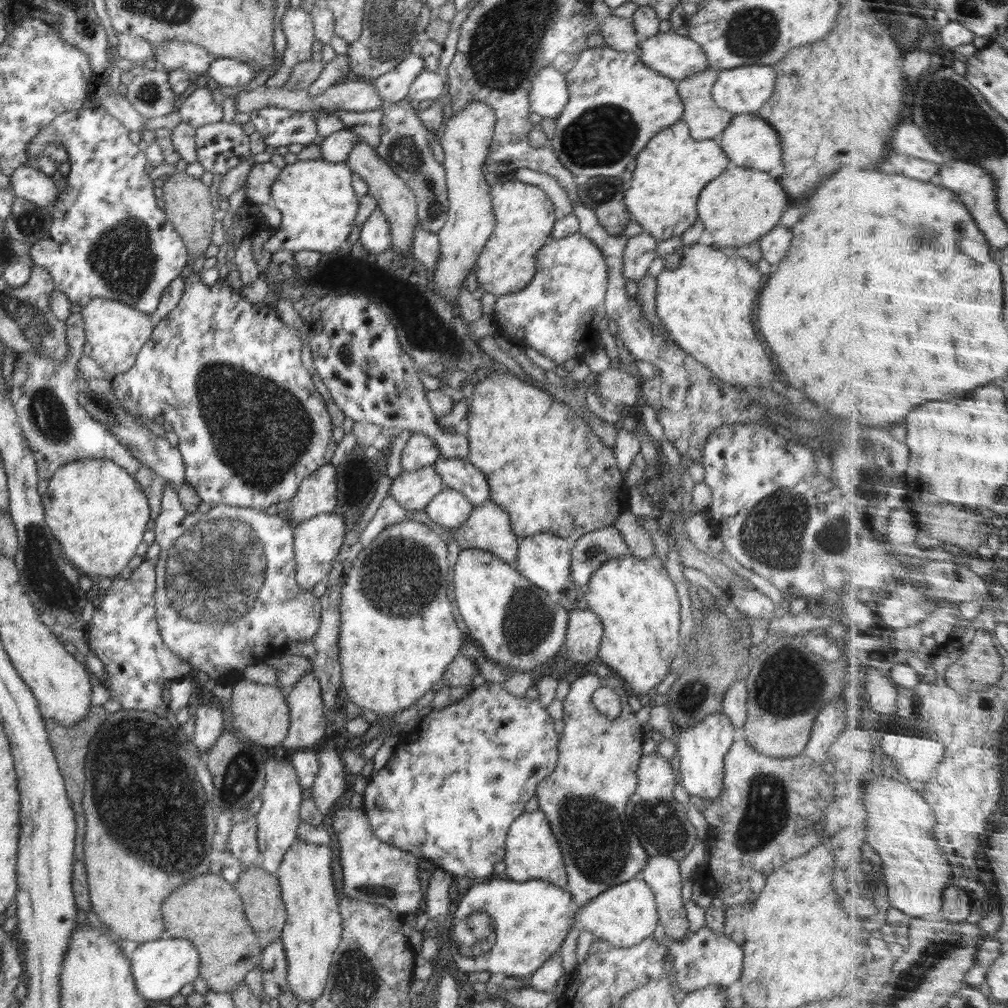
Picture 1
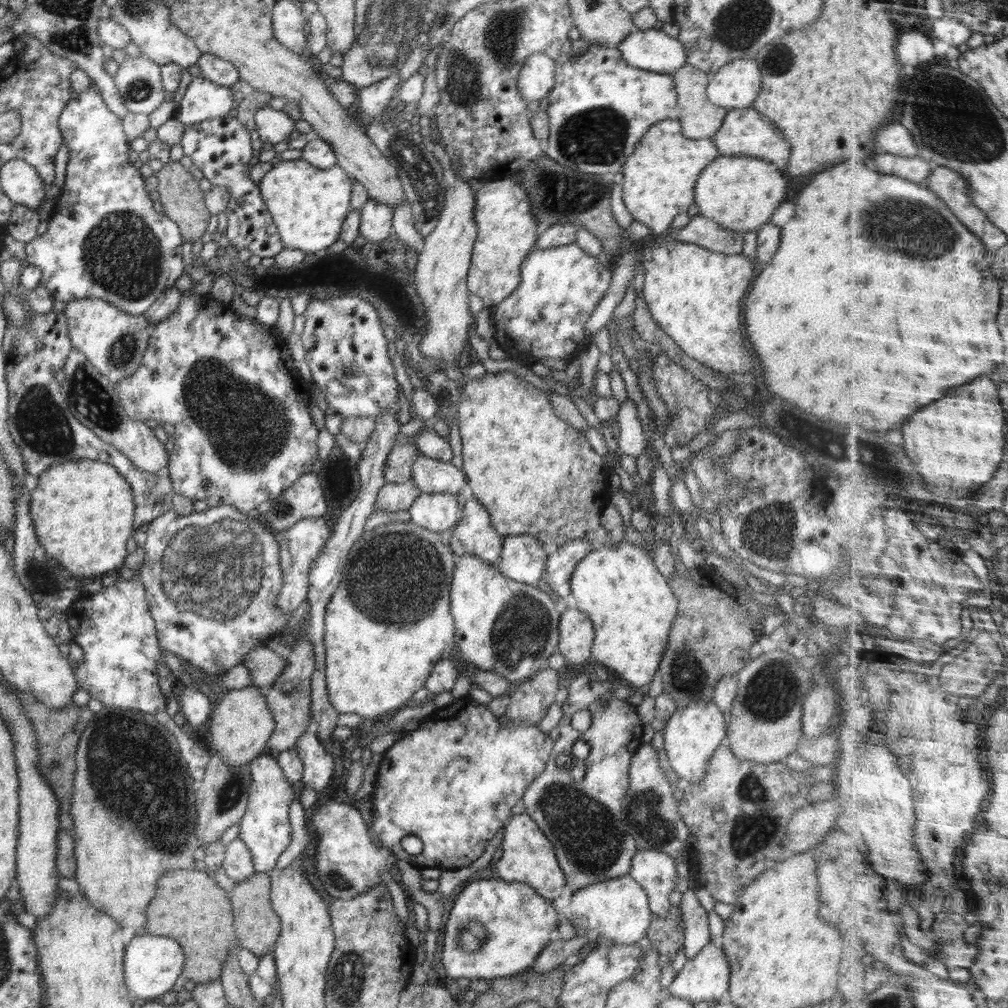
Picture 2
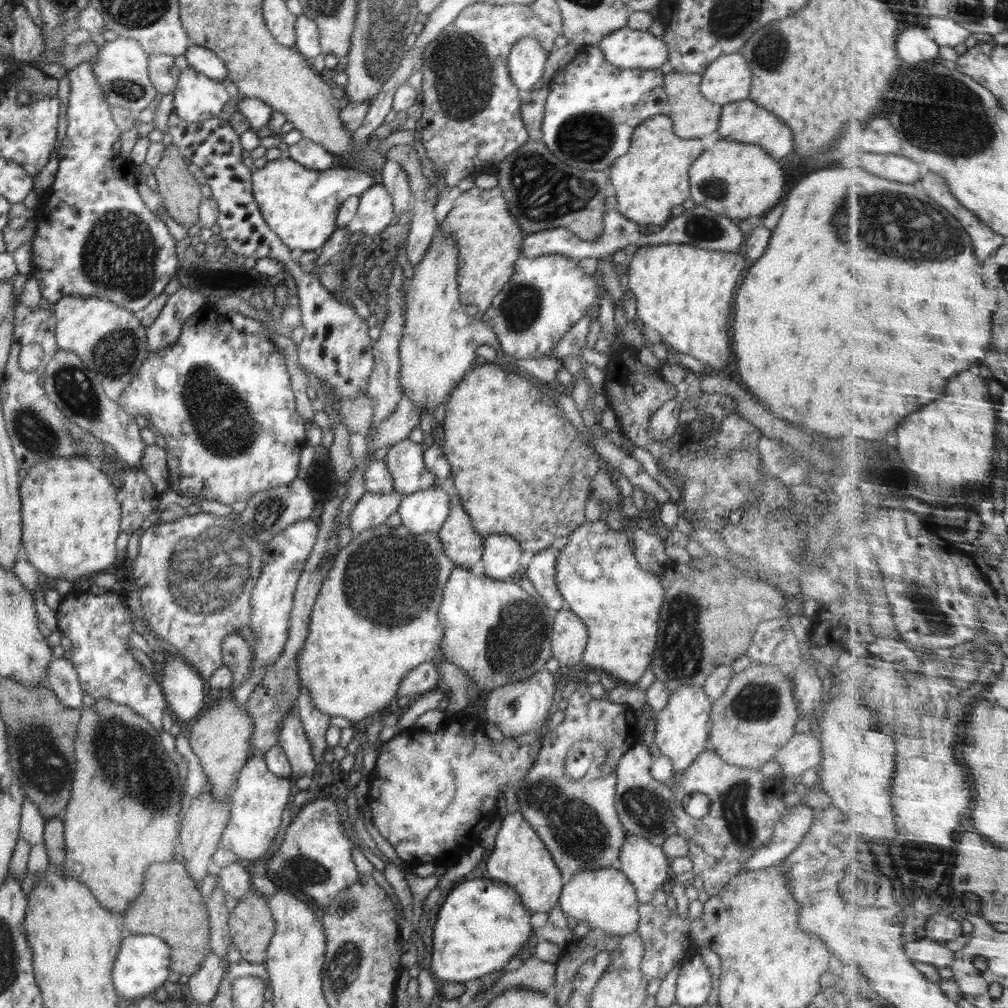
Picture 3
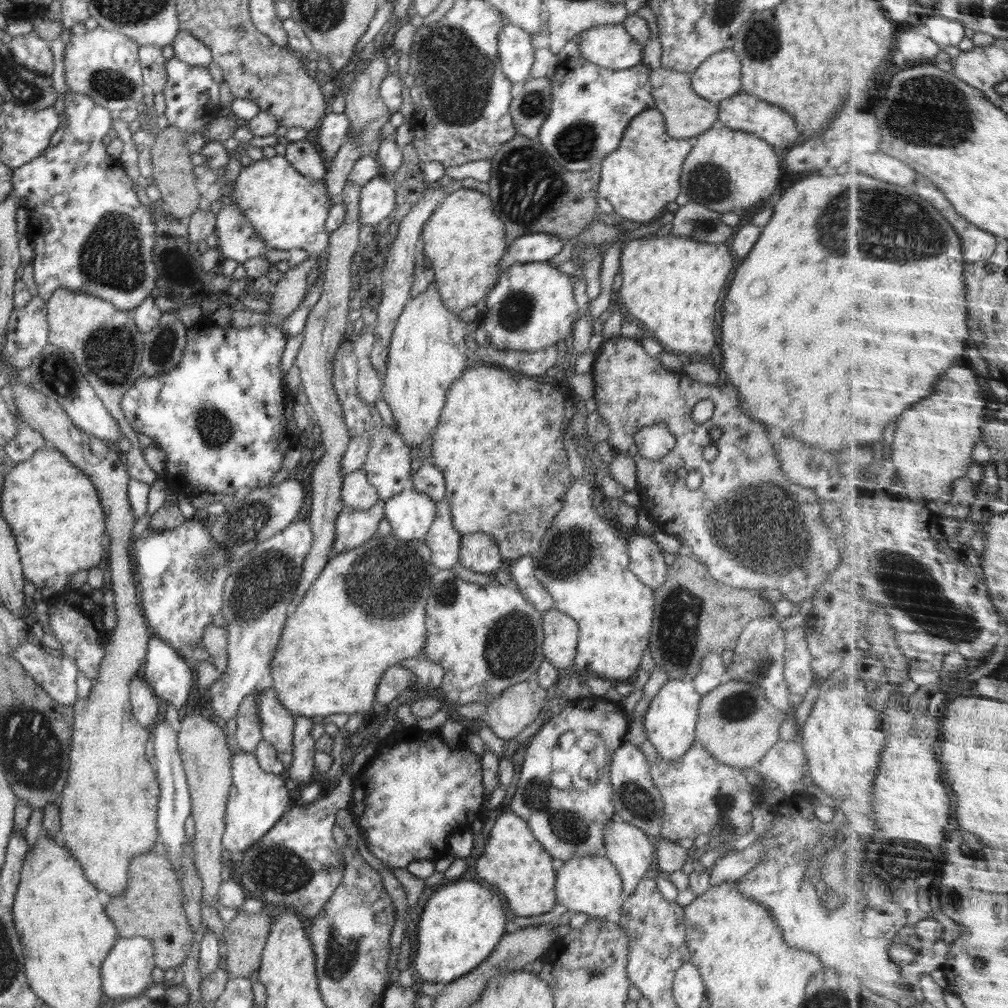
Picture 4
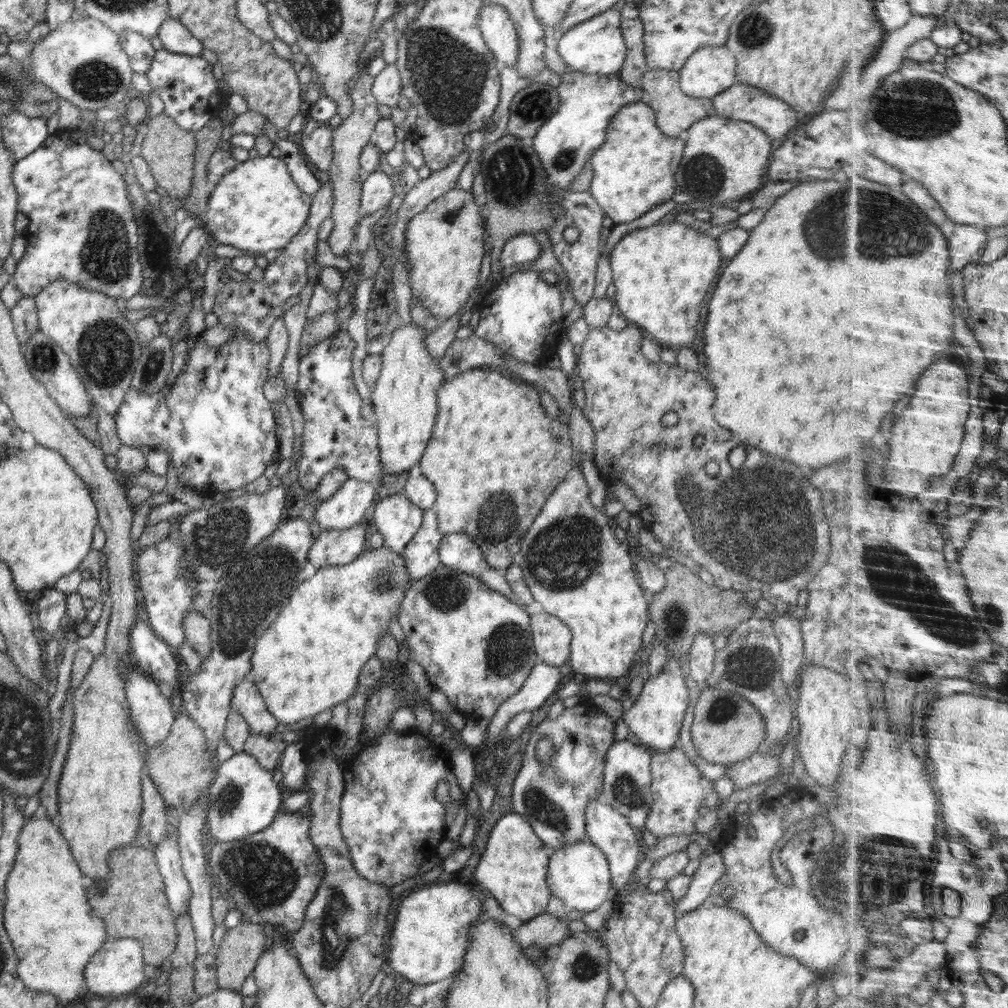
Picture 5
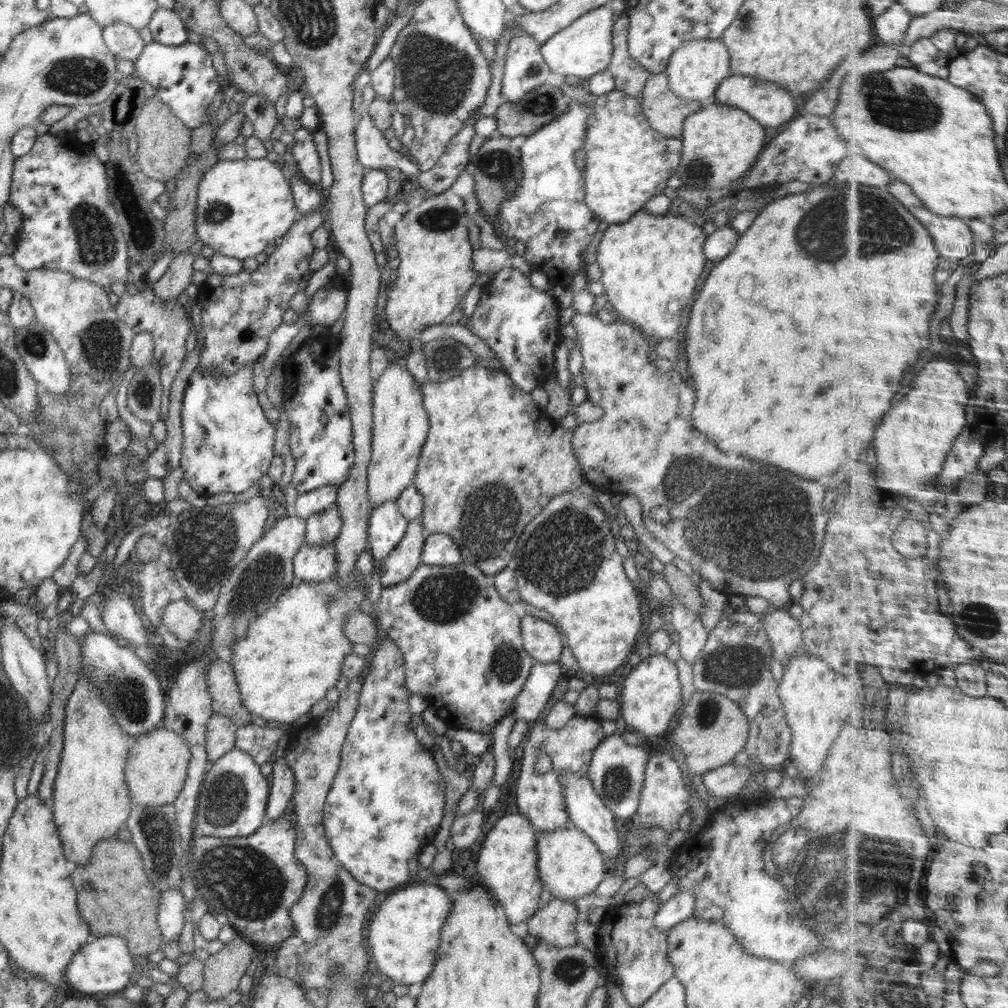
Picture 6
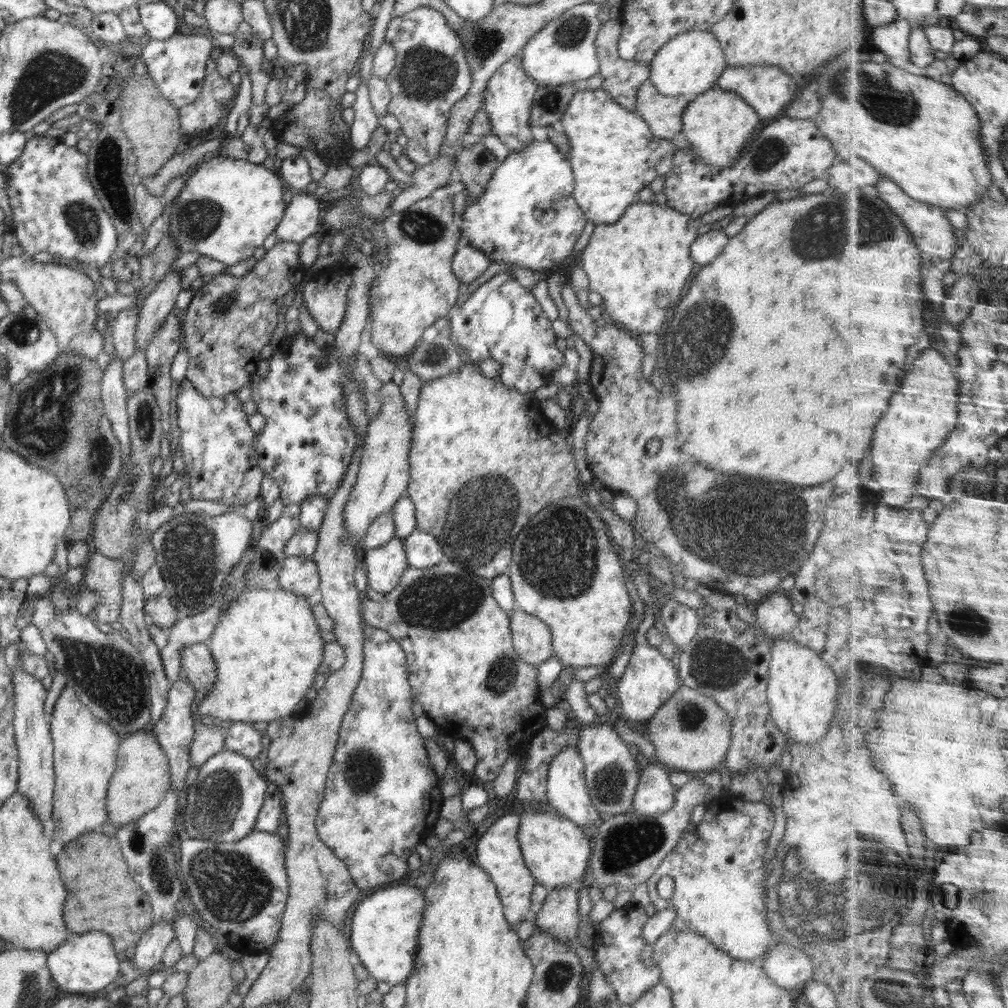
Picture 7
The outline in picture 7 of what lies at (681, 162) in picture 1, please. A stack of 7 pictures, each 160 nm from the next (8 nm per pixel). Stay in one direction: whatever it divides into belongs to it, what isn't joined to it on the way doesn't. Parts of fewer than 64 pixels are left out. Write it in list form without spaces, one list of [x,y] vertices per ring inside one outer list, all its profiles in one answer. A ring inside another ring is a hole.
[[[602,88],[576,90],[561,121],[570,144],[567,159],[570,161],[576,182],[573,197],[587,220],[596,224],[614,224],[626,207],[636,202],[639,190],[650,186],[656,178],[668,174],[672,170],[673,154],[680,145],[678,141],[654,136],[646,121],[636,111],[620,107]]]

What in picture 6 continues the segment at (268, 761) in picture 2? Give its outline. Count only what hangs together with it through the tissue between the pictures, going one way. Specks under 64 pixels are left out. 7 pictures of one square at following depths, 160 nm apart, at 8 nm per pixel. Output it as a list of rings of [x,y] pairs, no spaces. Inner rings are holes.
[[[232,749],[223,754],[217,761],[212,763],[212,768],[205,774],[200,798],[195,814],[195,830],[204,836],[213,836],[221,839],[231,839],[232,837],[250,836],[260,828],[266,821],[266,809],[270,789],[266,777],[260,773],[260,765],[248,754],[240,749]]]

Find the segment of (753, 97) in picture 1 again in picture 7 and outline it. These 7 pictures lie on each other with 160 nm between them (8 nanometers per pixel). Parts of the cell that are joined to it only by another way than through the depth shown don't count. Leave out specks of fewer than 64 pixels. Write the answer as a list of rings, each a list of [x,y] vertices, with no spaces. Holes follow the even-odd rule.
[[[693,30],[666,42],[649,63],[649,80],[664,96],[696,96],[716,86],[727,67],[724,52],[714,34],[711,31]]]

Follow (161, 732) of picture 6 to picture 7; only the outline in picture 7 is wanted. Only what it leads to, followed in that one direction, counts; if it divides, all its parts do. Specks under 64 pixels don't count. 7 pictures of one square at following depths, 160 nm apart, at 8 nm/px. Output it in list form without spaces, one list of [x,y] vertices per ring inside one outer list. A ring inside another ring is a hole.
[[[146,732],[123,736],[116,762],[116,770],[108,786],[106,810],[108,821],[112,822],[115,827],[120,827],[156,808],[164,800],[168,794],[167,790],[172,787],[172,784],[168,757],[160,748],[155,737]]]

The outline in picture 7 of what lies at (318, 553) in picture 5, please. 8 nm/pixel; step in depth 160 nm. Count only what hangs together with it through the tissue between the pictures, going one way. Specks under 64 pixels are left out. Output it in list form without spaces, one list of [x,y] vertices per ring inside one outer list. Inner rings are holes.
[[[288,557],[278,573],[280,589],[304,597],[316,597],[320,586],[318,565],[314,559]]]

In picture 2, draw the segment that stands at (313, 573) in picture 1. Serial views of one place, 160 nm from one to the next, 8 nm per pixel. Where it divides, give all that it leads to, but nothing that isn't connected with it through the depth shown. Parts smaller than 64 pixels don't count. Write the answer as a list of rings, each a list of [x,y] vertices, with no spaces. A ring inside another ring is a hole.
[[[304,518],[298,520],[291,528],[282,531],[278,537],[280,544],[280,563],[284,577],[282,584],[282,592],[278,596],[277,610],[289,614],[306,601],[310,590],[310,581],[308,574],[311,564],[316,560],[318,554],[322,552],[332,534],[332,526],[326,523],[326,519],[319,518]]]

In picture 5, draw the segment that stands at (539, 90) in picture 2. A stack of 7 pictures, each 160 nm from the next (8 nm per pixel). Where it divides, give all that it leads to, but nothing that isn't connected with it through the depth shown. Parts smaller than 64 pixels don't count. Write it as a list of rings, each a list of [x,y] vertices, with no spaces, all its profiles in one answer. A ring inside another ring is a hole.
[[[483,1],[479,16],[479,29],[488,49],[494,54],[500,66],[518,66],[518,34],[507,12],[494,3]]]

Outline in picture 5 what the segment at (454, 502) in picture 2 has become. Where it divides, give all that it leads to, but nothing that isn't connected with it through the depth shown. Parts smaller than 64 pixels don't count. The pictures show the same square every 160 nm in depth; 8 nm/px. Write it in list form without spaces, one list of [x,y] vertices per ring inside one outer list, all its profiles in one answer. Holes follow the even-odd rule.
[[[395,494],[377,500],[372,521],[382,535],[384,548],[402,553],[422,526],[423,512],[404,495],[398,497]]]

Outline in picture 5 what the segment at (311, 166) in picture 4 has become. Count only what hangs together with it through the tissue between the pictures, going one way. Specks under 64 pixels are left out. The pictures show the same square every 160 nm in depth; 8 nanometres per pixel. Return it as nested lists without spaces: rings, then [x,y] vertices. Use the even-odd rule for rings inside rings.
[[[276,138],[273,140],[275,146],[280,148],[279,159],[286,163],[294,183],[300,191],[312,196],[321,188],[318,178],[312,174],[306,165],[305,157],[300,152],[300,146],[296,141]]]

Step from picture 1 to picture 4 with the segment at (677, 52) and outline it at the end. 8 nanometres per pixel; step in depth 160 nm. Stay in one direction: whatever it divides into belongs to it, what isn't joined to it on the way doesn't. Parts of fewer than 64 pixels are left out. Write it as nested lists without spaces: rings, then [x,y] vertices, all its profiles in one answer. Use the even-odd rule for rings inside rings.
[[[605,24],[589,28],[587,31],[578,34],[578,36],[574,36],[574,40],[566,42],[566,46],[557,55],[557,60],[563,62],[570,58],[586,59],[601,68],[620,71],[642,63],[644,59],[644,46],[640,45],[640,42],[632,41],[632,37],[623,27],[623,24]]]

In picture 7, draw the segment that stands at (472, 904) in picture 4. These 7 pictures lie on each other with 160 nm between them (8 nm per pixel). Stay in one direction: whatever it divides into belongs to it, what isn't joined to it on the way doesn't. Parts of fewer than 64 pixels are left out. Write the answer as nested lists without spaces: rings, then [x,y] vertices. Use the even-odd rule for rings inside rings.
[[[412,883],[376,891],[354,906],[347,931],[350,950],[372,978],[395,985],[413,973],[424,907],[423,892]]]

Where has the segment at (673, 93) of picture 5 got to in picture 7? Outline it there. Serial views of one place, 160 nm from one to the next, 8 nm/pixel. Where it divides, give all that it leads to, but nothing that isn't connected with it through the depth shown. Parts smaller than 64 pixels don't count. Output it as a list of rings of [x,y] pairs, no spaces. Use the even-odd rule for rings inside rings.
[[[648,80],[638,89],[636,112],[646,121],[654,136],[678,141],[684,110],[693,100],[691,95],[664,96]]]

